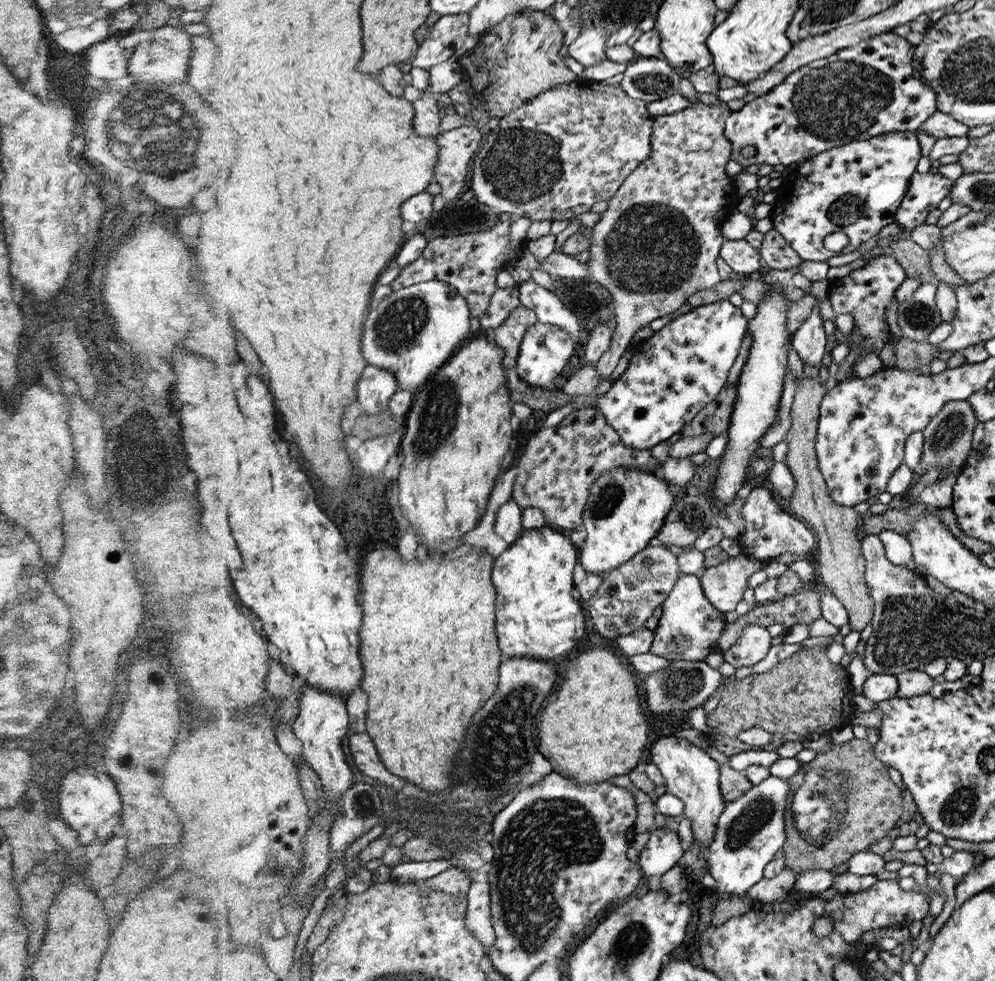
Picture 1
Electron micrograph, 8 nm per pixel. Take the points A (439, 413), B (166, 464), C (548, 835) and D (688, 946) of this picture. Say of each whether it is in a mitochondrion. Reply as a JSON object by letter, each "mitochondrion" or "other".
{"A":"mitochondrion","B":"mitochondrion","C":"mitochondrion","D":"other"}

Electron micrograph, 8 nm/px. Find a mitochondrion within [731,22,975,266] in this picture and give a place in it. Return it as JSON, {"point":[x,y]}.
{"point":[838,99]}

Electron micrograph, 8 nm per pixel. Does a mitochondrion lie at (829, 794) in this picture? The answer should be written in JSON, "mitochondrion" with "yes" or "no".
{"mitochondrion":"yes"}

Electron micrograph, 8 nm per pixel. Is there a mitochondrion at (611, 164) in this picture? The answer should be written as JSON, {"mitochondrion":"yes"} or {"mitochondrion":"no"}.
{"mitochondrion":"no"}

